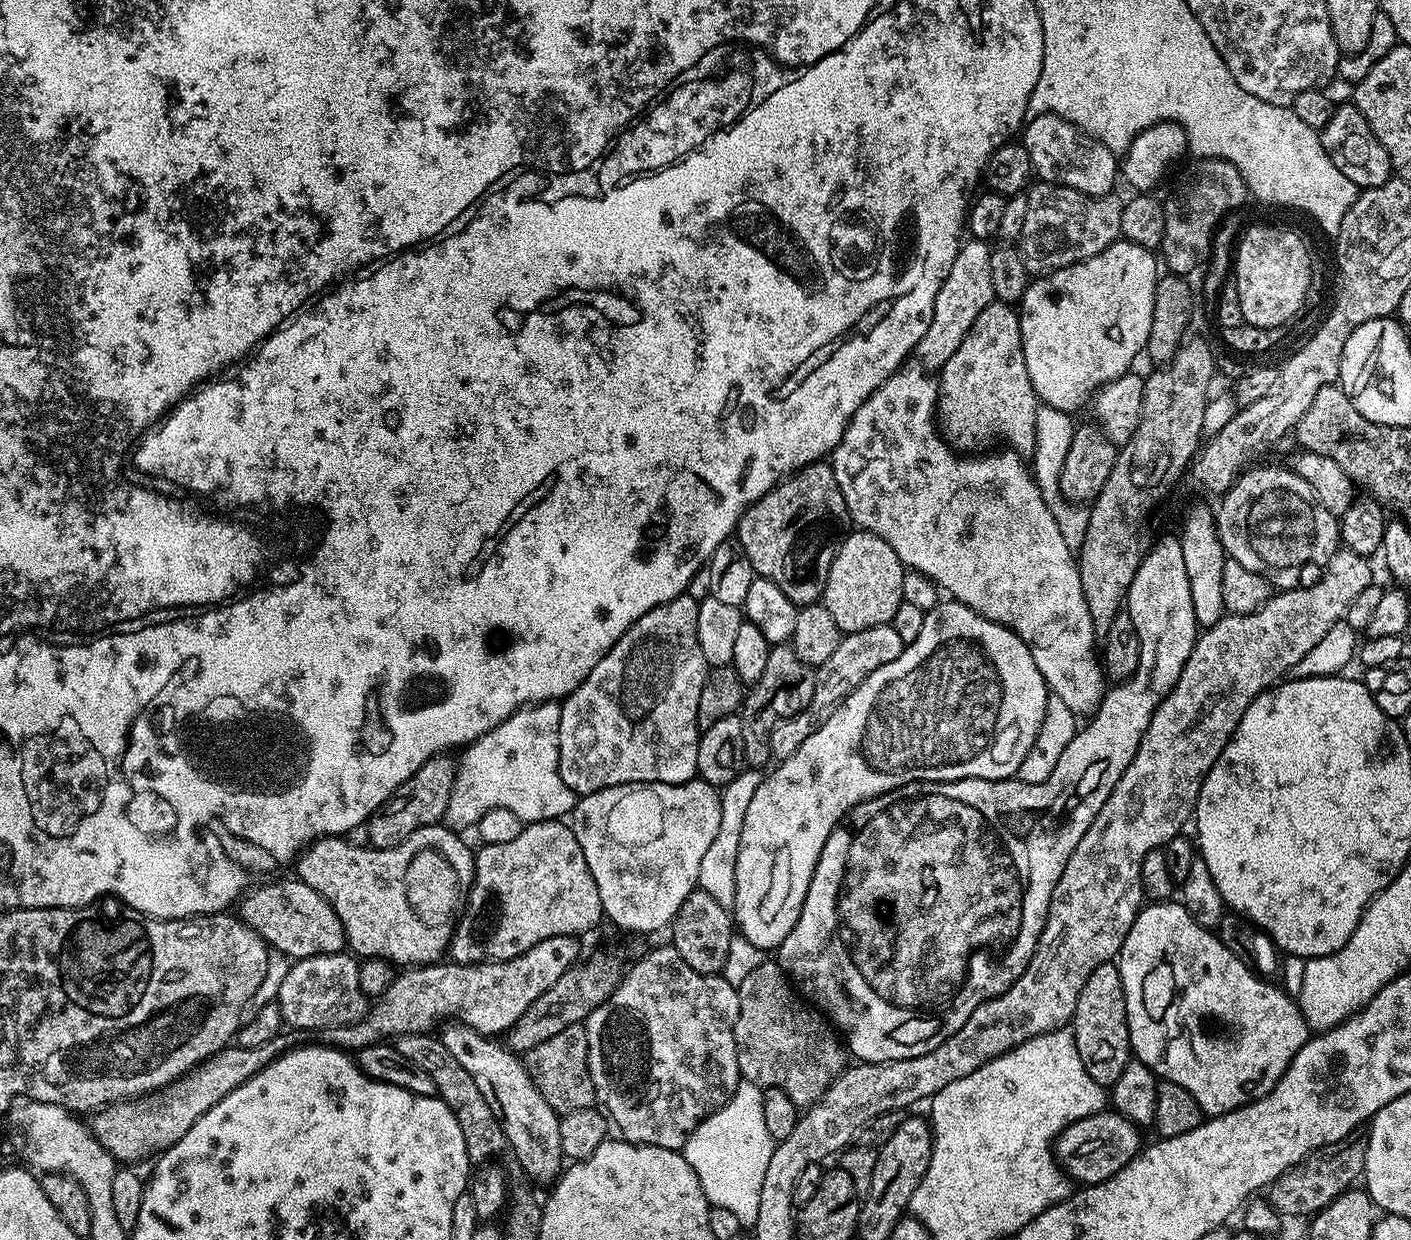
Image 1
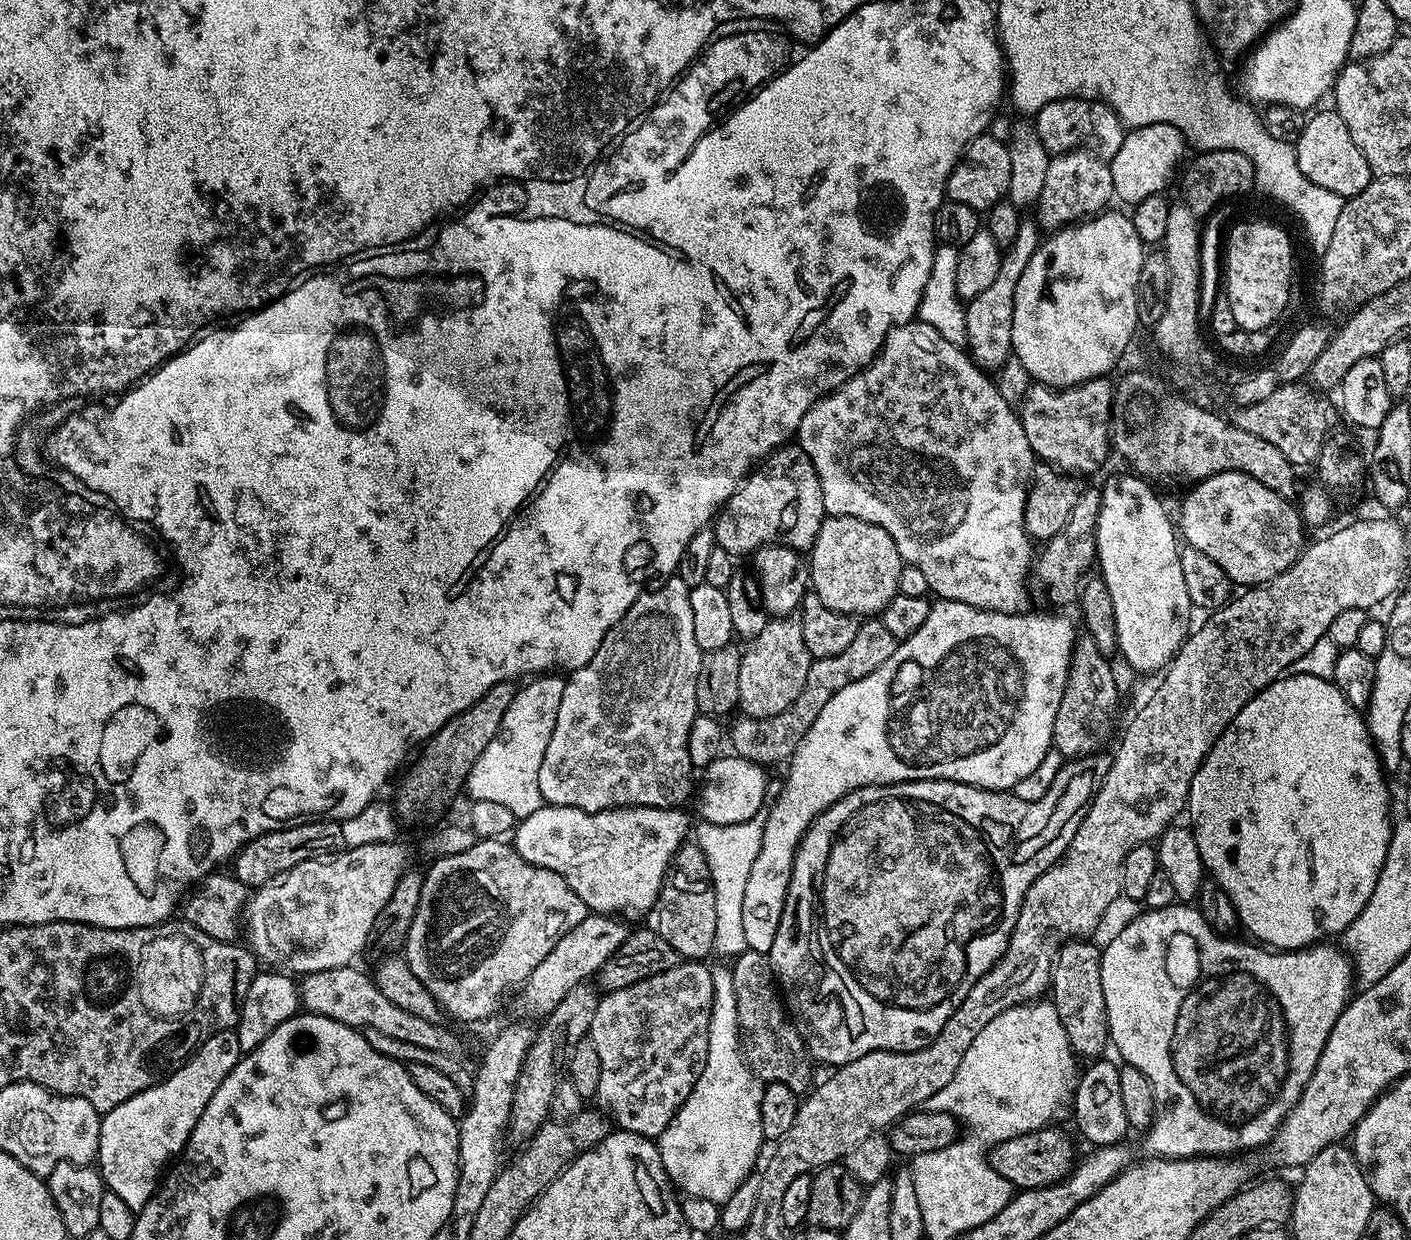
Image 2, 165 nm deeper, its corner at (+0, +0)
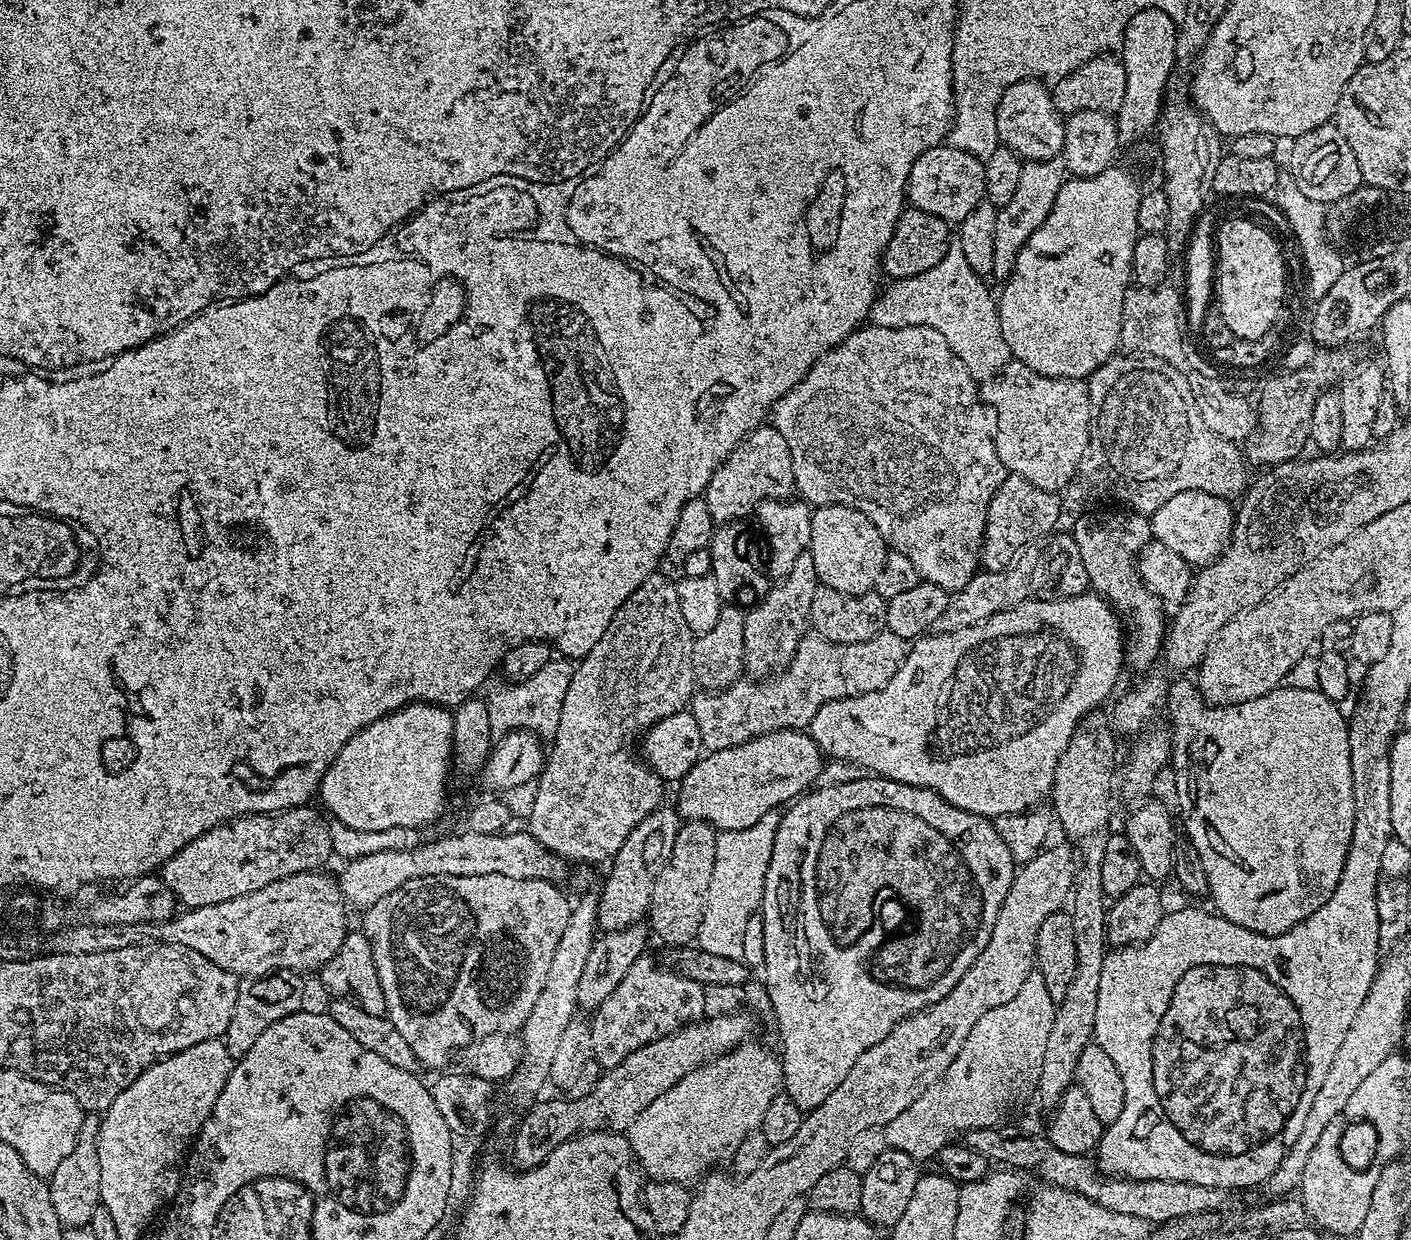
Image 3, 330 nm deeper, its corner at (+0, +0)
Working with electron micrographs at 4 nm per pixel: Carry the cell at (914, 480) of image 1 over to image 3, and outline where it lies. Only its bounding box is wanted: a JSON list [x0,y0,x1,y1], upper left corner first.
[770,326,1006,594]

